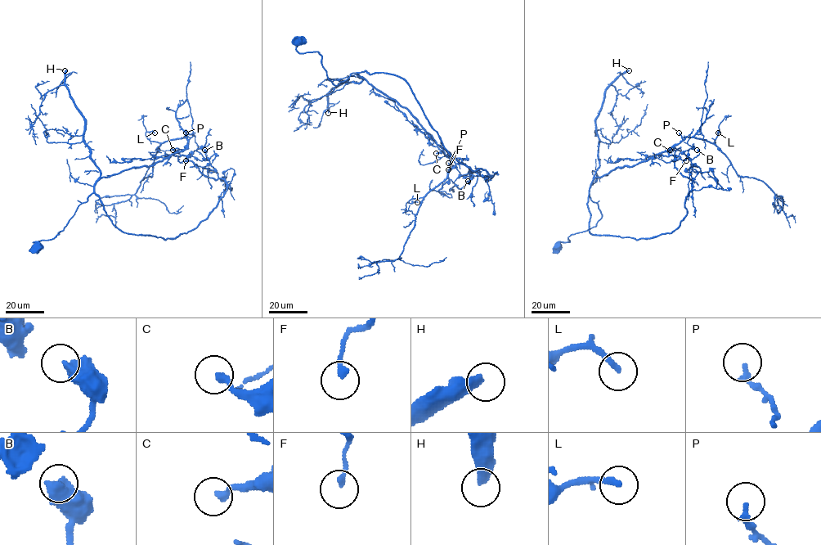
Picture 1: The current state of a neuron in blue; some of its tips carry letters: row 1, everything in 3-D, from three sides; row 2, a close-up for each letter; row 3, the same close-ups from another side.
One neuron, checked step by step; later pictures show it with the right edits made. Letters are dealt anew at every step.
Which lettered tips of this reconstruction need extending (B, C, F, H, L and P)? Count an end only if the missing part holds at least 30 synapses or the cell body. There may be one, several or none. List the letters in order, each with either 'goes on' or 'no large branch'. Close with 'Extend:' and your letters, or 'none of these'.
B: no large branch
C: no large branch
F: no large branch
H: goes on
L: no large branch
P: no large branch
Extend: H

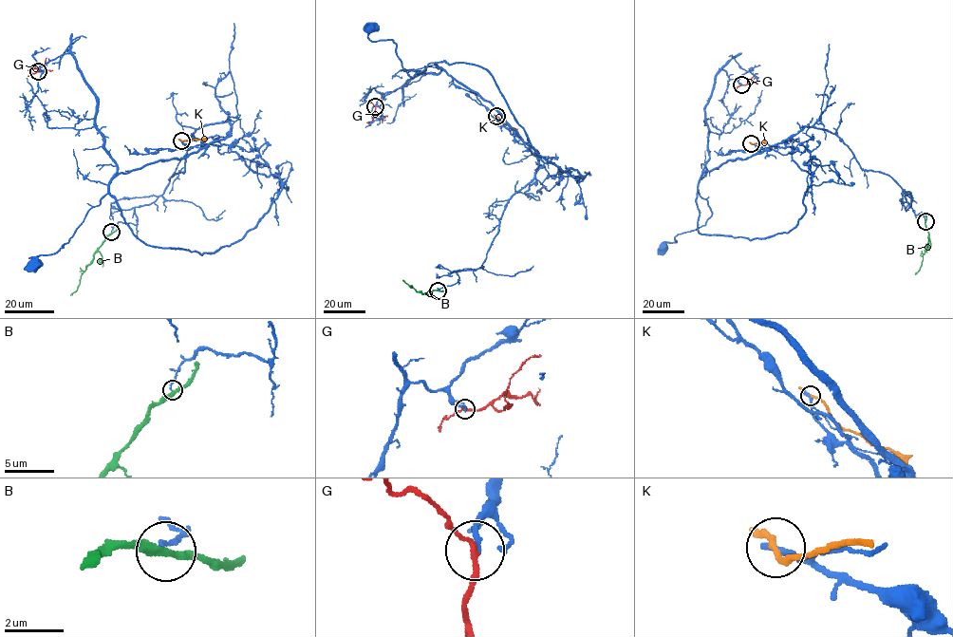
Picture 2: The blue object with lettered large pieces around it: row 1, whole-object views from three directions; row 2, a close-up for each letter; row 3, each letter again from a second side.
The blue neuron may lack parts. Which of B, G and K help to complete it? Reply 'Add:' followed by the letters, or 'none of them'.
Add: G

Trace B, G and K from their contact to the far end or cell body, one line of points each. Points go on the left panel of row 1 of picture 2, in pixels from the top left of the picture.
B: (111, 232), (70, 295)
G: (38, 71), (44, 70), (46, 58)
K: (181, 140), (205, 140)

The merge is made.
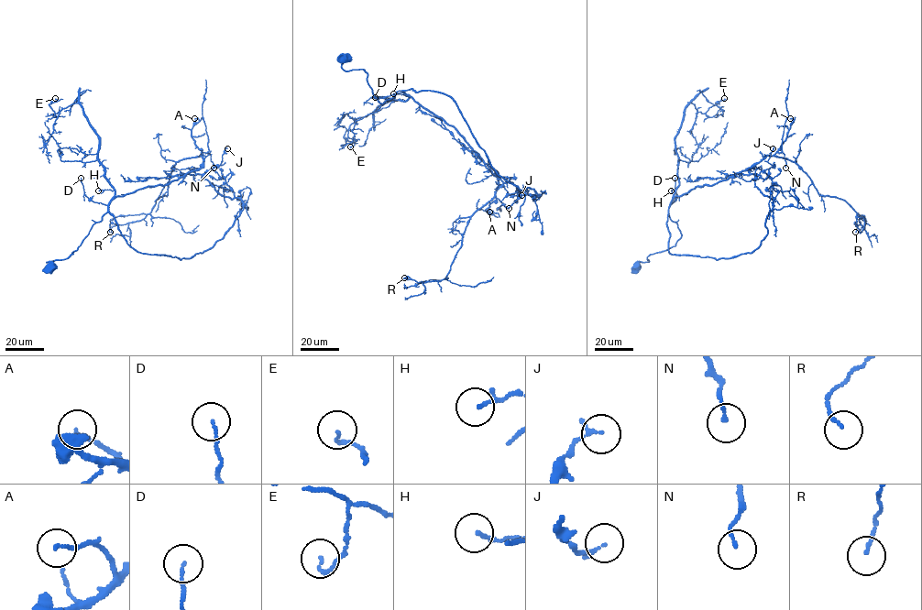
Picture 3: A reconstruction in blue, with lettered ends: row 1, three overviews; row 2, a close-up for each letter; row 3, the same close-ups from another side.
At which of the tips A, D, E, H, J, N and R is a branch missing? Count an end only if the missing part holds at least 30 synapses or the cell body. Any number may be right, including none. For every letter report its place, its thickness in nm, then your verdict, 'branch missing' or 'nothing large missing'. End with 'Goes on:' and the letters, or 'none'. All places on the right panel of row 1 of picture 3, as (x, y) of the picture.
A: place (790, 118); calibre 120 nm; nothing large missing
D: place (675, 178); calibre 110 nm; nothing large missing
E: place (724, 98); calibre 110 nm; nothing large missing
H: place (671, 190); calibre 130 nm; nothing large missing
J: place (773, 148); calibre 130 nm; nothing large missing
N: place (785, 168); calibre 110 nm; nothing large missing
R: place (855, 232); calibre 120 nm; nothing large missing
Goes on: none

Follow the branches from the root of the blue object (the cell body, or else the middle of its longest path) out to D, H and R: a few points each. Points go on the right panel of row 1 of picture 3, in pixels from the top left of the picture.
D: (636, 268), (639, 262), (647, 262), (650, 255), (674, 246), (681, 236), (668, 212), (675, 199), (675, 178)
H: (636, 268), (650, 255), (674, 246), (681, 236), (669, 214), (675, 191), (671, 190)
R: (636, 268), (681, 237), (668, 212), (675, 196), (767, 156), (795, 162), (820, 195), (844, 201), (855, 232)

